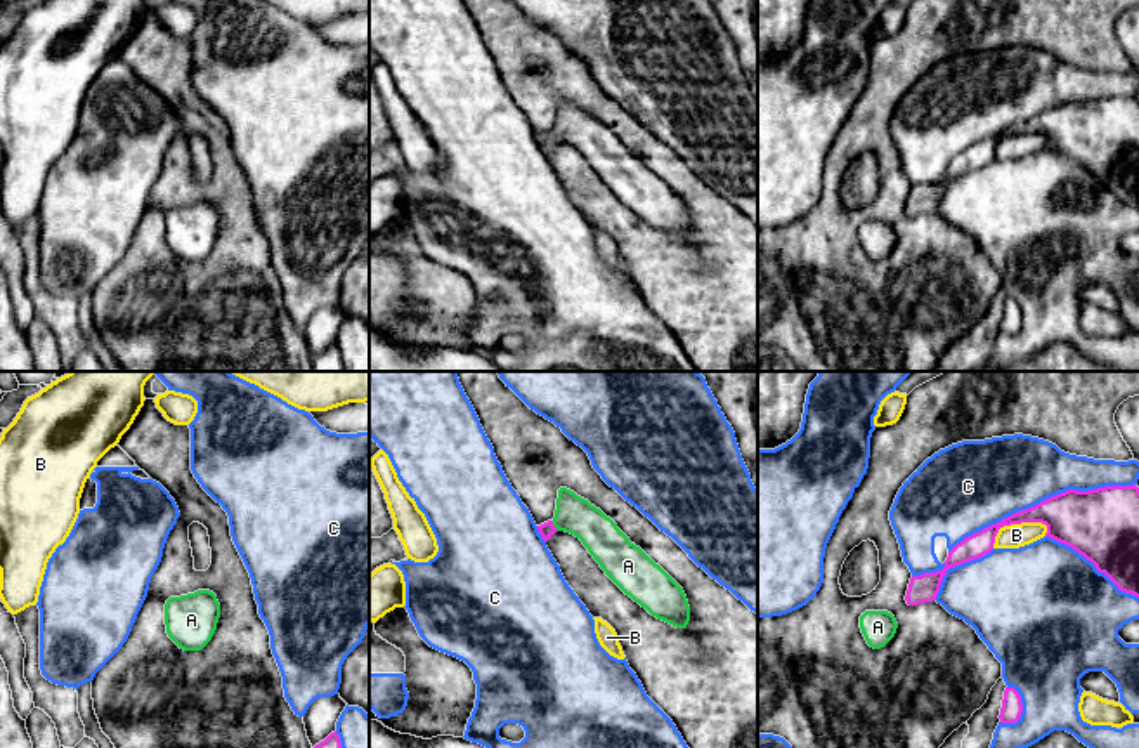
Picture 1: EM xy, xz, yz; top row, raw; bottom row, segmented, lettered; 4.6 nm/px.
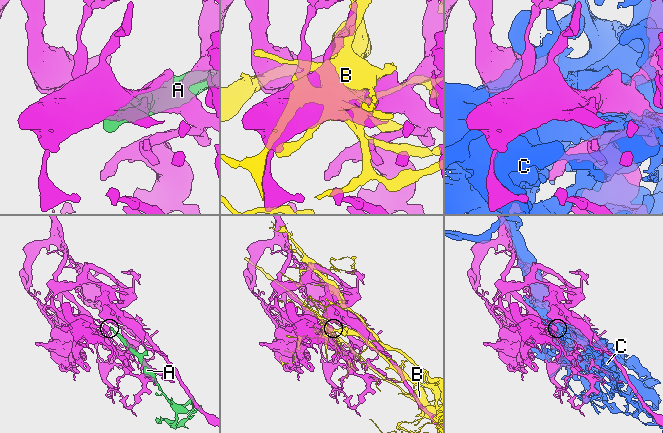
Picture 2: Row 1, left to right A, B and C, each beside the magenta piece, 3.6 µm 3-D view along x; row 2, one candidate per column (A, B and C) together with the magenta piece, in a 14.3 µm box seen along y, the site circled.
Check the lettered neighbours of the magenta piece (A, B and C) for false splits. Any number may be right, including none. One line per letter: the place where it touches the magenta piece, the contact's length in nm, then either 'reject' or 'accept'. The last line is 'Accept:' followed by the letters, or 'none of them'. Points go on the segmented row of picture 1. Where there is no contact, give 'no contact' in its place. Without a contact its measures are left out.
A: xz (553, 526) | 60 nm | accept
B: yz (1015, 523) | 280 nm | reject
C: yz (1041, 502) | 900 nm | reject
Accept: A

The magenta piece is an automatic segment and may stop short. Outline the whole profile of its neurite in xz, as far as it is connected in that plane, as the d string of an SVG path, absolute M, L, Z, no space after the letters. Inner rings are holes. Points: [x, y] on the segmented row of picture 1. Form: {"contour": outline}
{"contour": "M560 488L555 517L537 531L544 541L556 531L574 535L626 595L657 620L687 628L690 606L683 588L588 500Z"}

